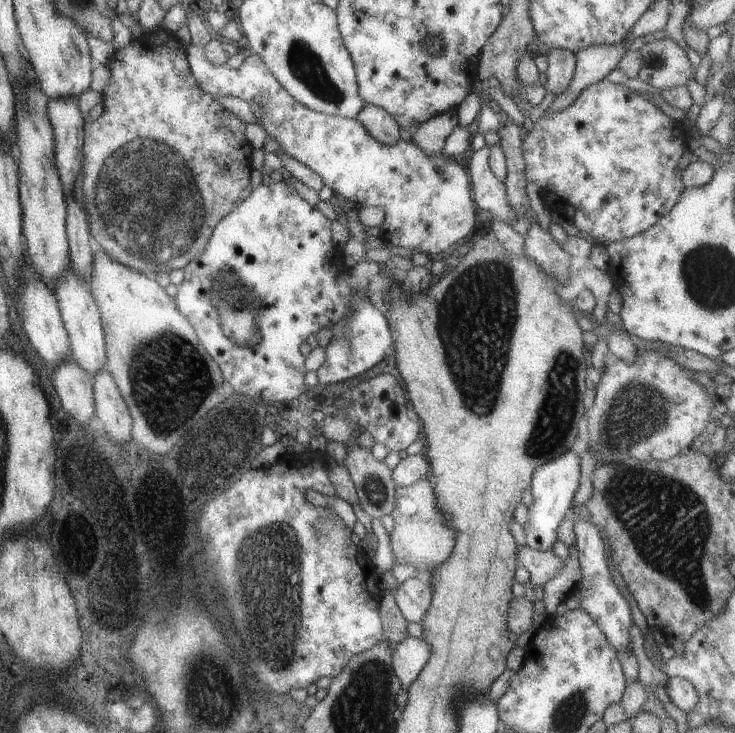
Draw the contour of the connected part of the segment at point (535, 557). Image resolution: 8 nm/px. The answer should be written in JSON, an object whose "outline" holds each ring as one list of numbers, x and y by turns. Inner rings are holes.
{"outline":[[517,546,518,566,530,573,532,584,543,586,565,567,565,562,553,550,539,551,528,546]]}

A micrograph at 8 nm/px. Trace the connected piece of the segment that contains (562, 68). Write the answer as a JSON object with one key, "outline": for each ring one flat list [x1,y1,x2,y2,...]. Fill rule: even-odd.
{"outline":[[547,48,549,67,547,70,547,92,560,96,568,90,572,82,577,58,575,53,566,49]]}

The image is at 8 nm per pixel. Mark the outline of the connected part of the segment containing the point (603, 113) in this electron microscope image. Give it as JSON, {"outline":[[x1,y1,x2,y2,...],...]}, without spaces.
{"outline":[[602,80,588,85,572,103,567,106,563,112,544,115,538,118,538,122,534,123,534,129,527,134,526,140,521,142,521,149,523,150,523,157,525,162,525,175,528,180,532,180,541,186,540,196,542,196,544,204,563,204,566,216,572,216,572,222,586,234,594,238,598,238,597,244,603,244,604,241,610,242,618,241,620,239,634,236,635,234,645,231,657,220,660,220,665,214,668,214,672,207,679,201,680,195,686,188,681,179,681,172,676,172,676,166,684,154,684,142,686,141,686,133,682,124,664,114,658,107,650,102,644,100,636,91,628,90,627,85,611,83,608,80]]}

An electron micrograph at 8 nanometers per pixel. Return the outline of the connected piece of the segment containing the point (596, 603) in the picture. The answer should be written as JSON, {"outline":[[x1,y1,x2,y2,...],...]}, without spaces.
{"outline":[[575,519,576,542,574,546,579,551,579,563,583,572,582,584,580,584,583,599,580,608,584,609,589,615,592,615,600,630,605,632,612,646,618,651,624,649,627,653,632,653,628,643,630,634,628,631,633,624,632,614,630,613,630,604,616,587,614,579,611,578,604,553,603,540,601,539,601,530,589,520]]}

